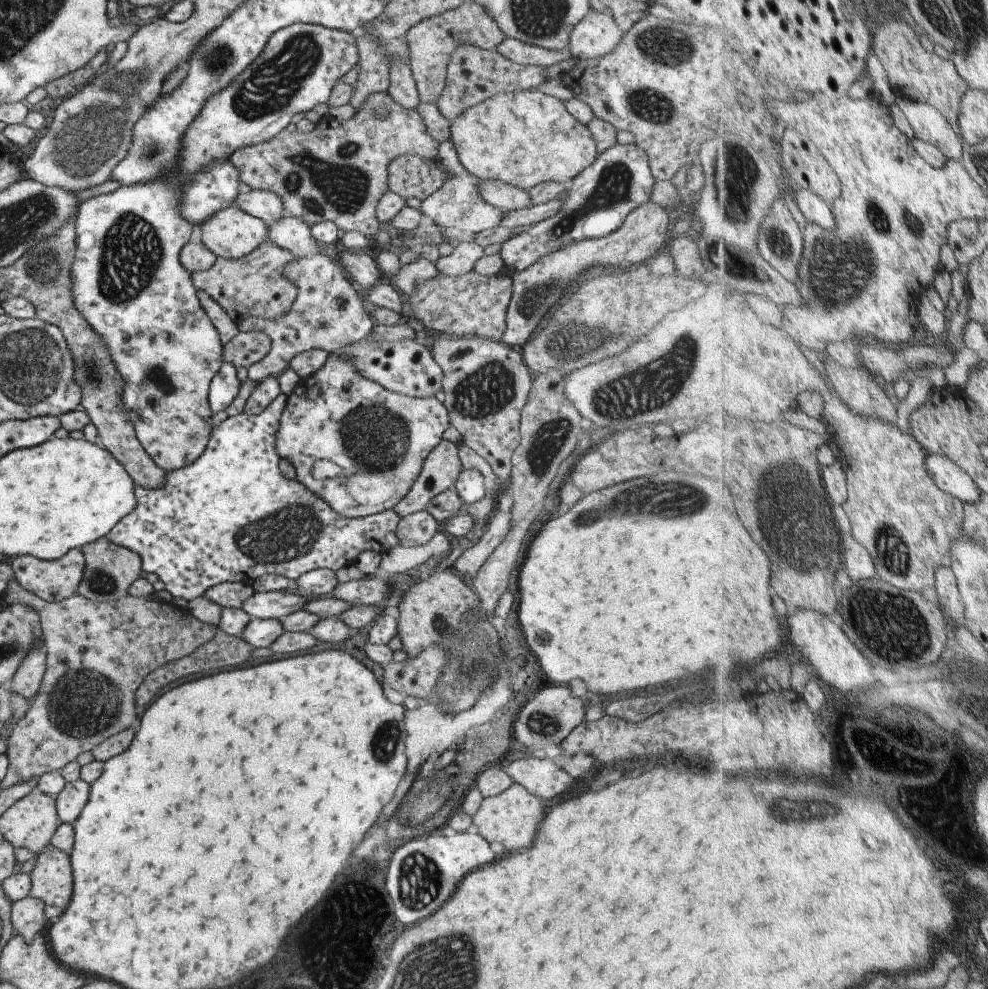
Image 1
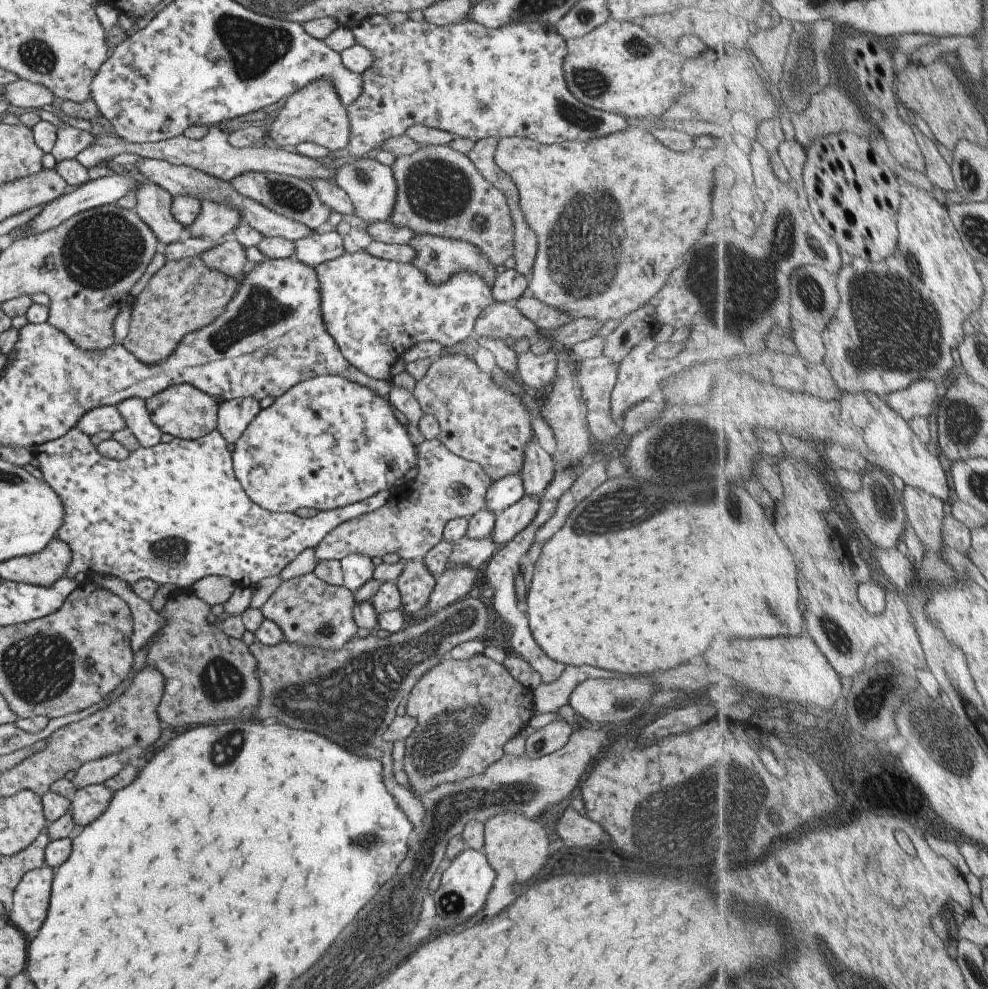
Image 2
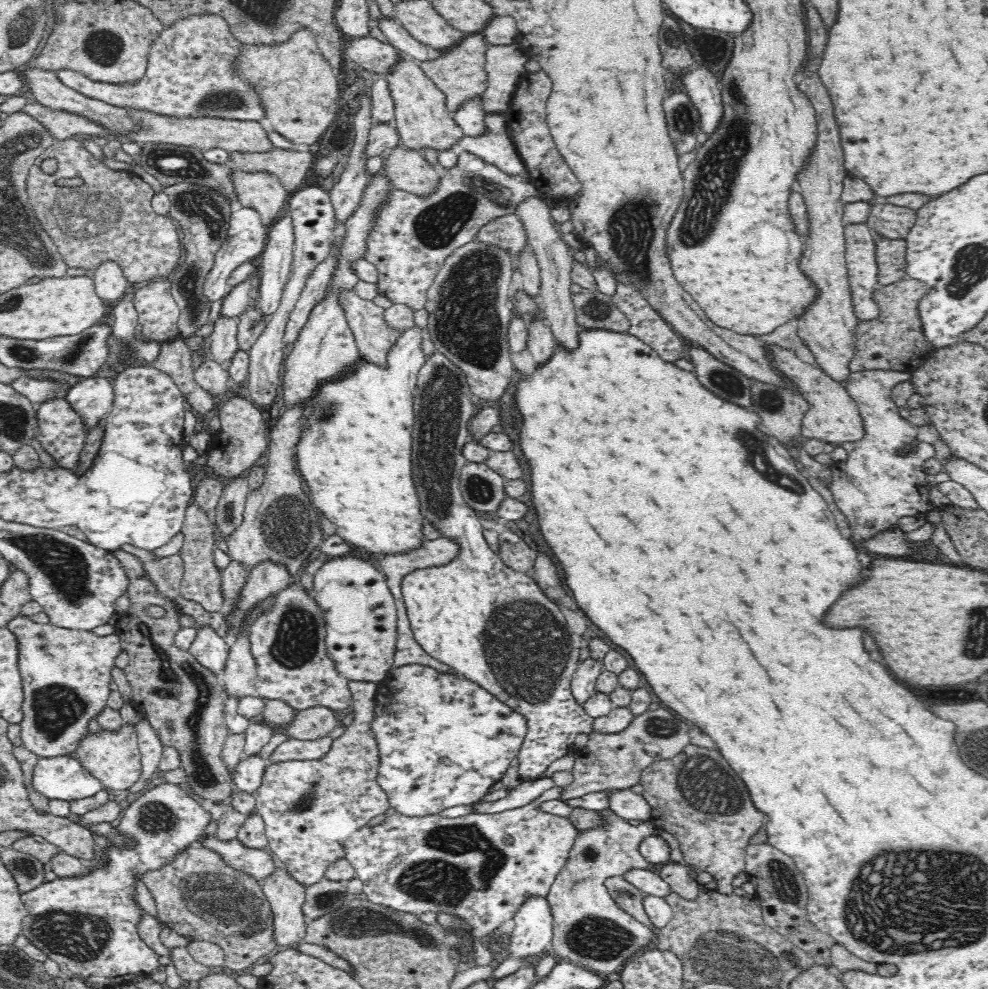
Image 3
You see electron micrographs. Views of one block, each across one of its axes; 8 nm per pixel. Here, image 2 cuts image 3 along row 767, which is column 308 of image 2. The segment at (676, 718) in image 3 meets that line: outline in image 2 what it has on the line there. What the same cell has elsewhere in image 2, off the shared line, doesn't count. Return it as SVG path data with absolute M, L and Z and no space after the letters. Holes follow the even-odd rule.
M312 572L284 580L262 604L260 611L265 619L275 622L282 630L283 639L296 646L319 646L323 650L337 650L356 635L358 626L351 618L353 594L343 586L329 586Z

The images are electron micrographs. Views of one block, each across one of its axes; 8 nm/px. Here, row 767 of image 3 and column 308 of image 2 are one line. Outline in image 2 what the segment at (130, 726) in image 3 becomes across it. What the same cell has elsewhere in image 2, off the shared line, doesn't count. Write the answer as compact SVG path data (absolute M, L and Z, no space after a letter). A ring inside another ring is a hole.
M313 80L286 98L277 115L271 117L264 134L267 144L275 148L292 149L299 142L307 141L315 142L328 151L341 150L349 140L349 122L337 92L333 92L325 80Z

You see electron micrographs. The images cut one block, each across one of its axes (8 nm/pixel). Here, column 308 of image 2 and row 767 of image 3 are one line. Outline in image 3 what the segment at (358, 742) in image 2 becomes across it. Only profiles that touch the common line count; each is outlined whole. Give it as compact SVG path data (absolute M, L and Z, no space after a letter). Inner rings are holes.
M689 743L674 758L660 758L647 766L639 783L650 804L654 826L664 828L676 838L682 863L711 874L720 892L732 894L732 878L745 870L748 840L766 822L764 814L754 808L744 782L726 764L722 754Z

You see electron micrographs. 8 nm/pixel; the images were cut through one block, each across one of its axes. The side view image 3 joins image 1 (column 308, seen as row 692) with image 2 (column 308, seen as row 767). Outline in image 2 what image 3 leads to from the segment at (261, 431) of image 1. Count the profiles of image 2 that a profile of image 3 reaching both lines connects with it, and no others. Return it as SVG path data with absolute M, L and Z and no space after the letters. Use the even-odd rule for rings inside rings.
M73 427L69 432L65 432L61 438L50 440L48 443L39 444L39 446L32 448L32 457L36 458L39 463L37 468L41 472L43 480L51 486L53 492L59 496L61 504L63 504L63 524L57 528L55 534L67 544L70 550L71 558L67 570L65 570L65 577L69 578L73 577L77 572L81 572L81 574L86 576L91 576L92 574L108 574L109 576L116 576L123 580L123 582L127 582L127 584L135 584L137 580L149 579L158 585L176 587L177 589L190 589L191 585L203 578L203 576L216 574L219 576L227 576L235 586L249 586L253 588L263 578L279 574L301 550L316 547L325 538L325 534L329 534L341 522L351 520L351 518L361 516L361 514L367 514L367 512L373 512L373 510L385 503L389 497L388 491L381 491L373 494L369 498L337 510L318 511L318 513L310 518L300 518L294 513L289 512L269 512L257 506L252 500L249 500L249 497L243 492L243 488L237 482L237 478L233 472L231 456L227 451L227 442L223 440L223 436L221 436L220 432L217 432L217 429L213 429L211 432L207 432L205 436L197 437L196 439L173 439L169 443L159 442L151 448L139 447L137 450L128 451L127 456L123 460L113 460L113 458L101 456L97 452L96 446L91 444L90 437L91 435L87 436L85 432L81 432L81 430Z

